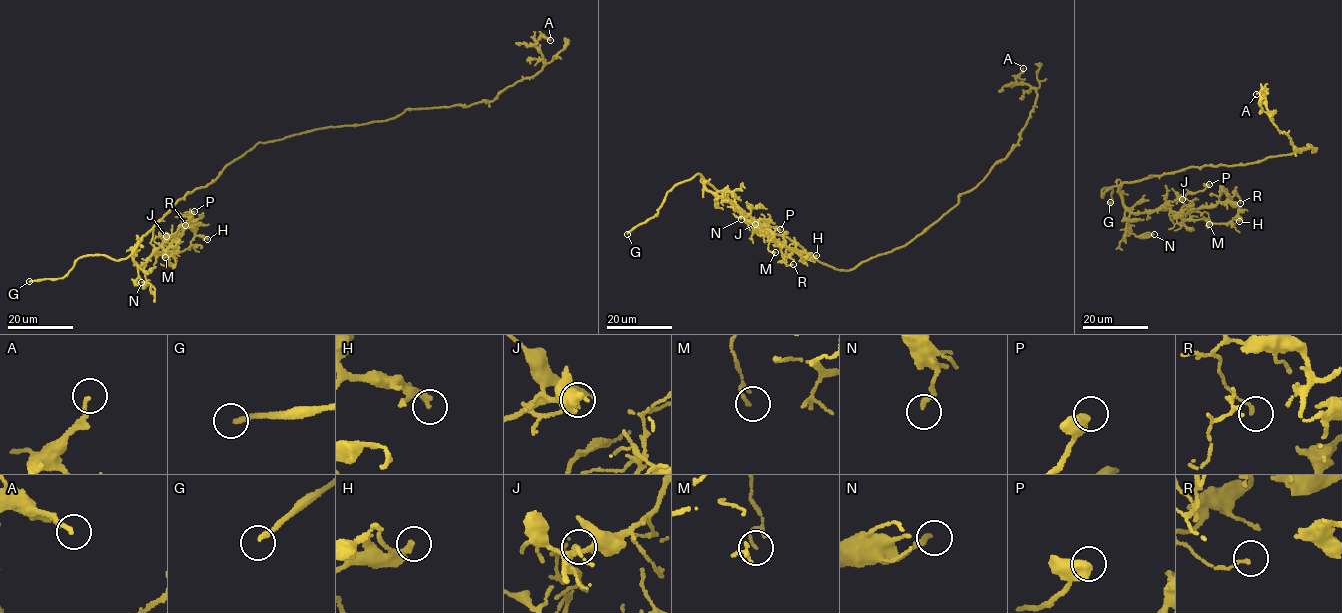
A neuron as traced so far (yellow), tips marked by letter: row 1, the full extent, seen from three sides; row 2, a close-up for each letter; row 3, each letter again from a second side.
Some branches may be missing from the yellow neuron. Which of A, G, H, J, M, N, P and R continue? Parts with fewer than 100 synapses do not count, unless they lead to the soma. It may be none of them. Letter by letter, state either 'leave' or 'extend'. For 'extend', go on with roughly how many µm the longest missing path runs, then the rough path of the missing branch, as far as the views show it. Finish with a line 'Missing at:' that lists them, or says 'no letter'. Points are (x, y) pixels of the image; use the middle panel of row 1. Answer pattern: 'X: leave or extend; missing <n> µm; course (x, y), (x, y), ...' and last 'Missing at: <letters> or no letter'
A: leave
G: extend; missing 5 µm
H: leave
J: leave
M: leave
N: leave
P: leave
R: leave
Missing at: G

